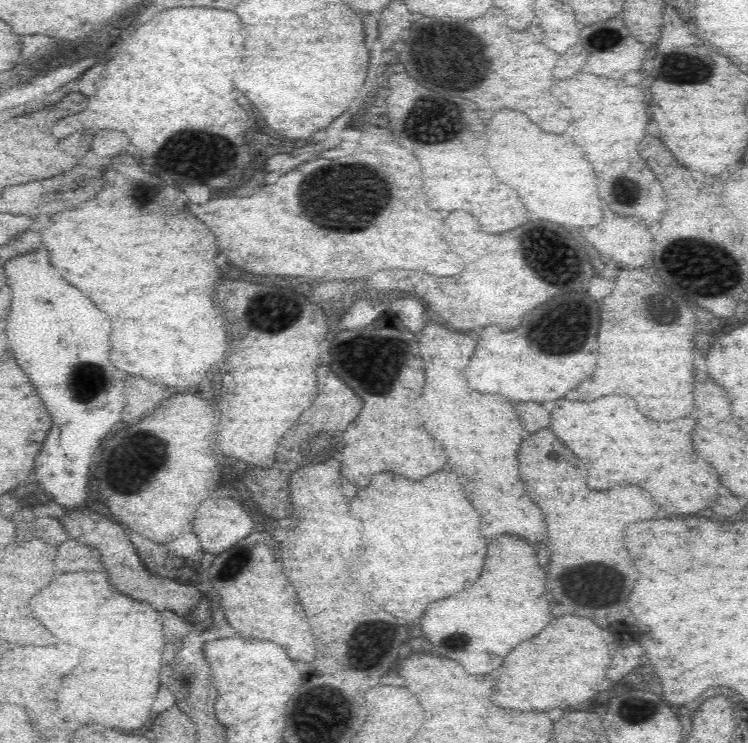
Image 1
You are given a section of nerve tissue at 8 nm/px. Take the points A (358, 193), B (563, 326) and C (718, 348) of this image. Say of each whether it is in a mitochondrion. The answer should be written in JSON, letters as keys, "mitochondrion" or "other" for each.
{"A":"mitochondrion","B":"mitochondrion","C":"other"}

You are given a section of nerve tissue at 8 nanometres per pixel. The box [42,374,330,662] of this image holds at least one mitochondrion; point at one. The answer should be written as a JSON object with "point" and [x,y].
{"point":[137,467]}

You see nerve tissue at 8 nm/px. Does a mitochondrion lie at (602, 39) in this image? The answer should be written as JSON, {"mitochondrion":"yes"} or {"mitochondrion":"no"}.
{"mitochondrion":"yes"}

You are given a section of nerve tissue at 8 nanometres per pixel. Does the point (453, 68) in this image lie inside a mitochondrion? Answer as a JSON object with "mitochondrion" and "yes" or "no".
{"mitochondrion":"yes"}

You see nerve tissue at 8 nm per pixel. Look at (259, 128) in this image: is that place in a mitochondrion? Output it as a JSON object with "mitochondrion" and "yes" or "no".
{"mitochondrion":"no"}

